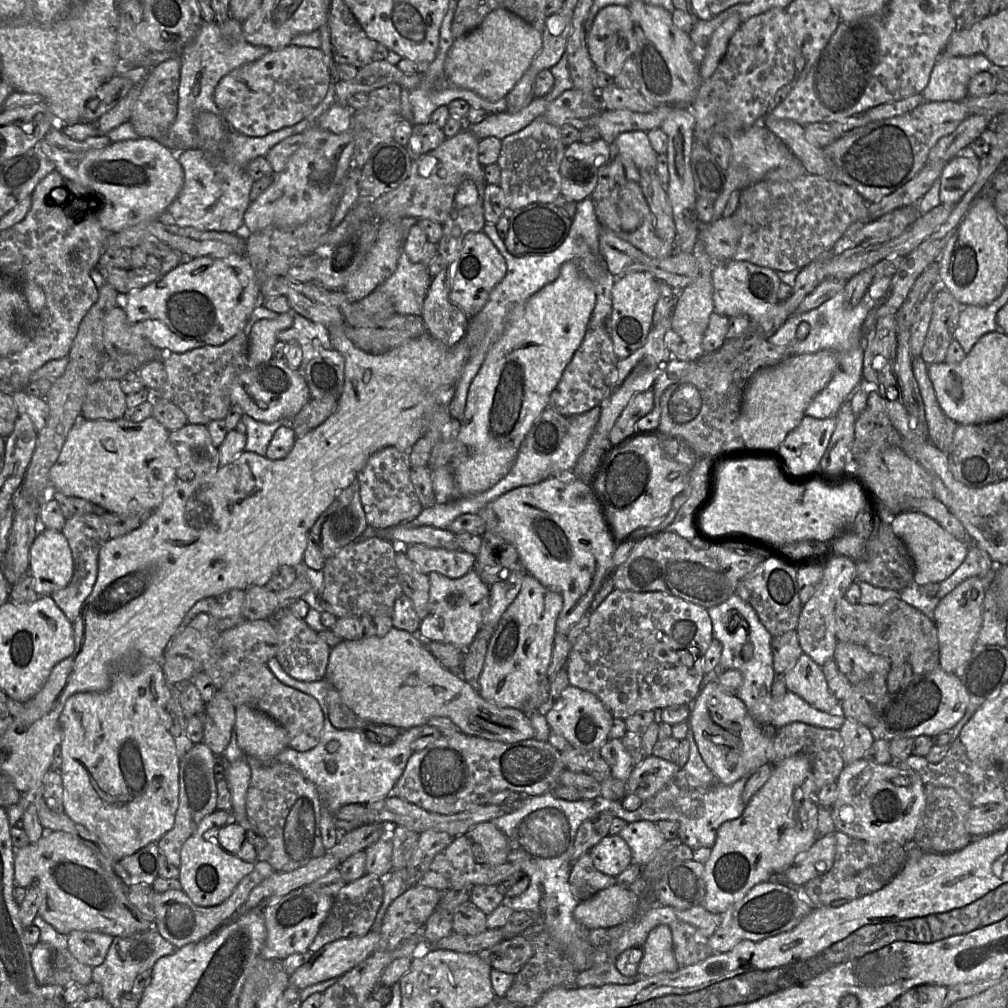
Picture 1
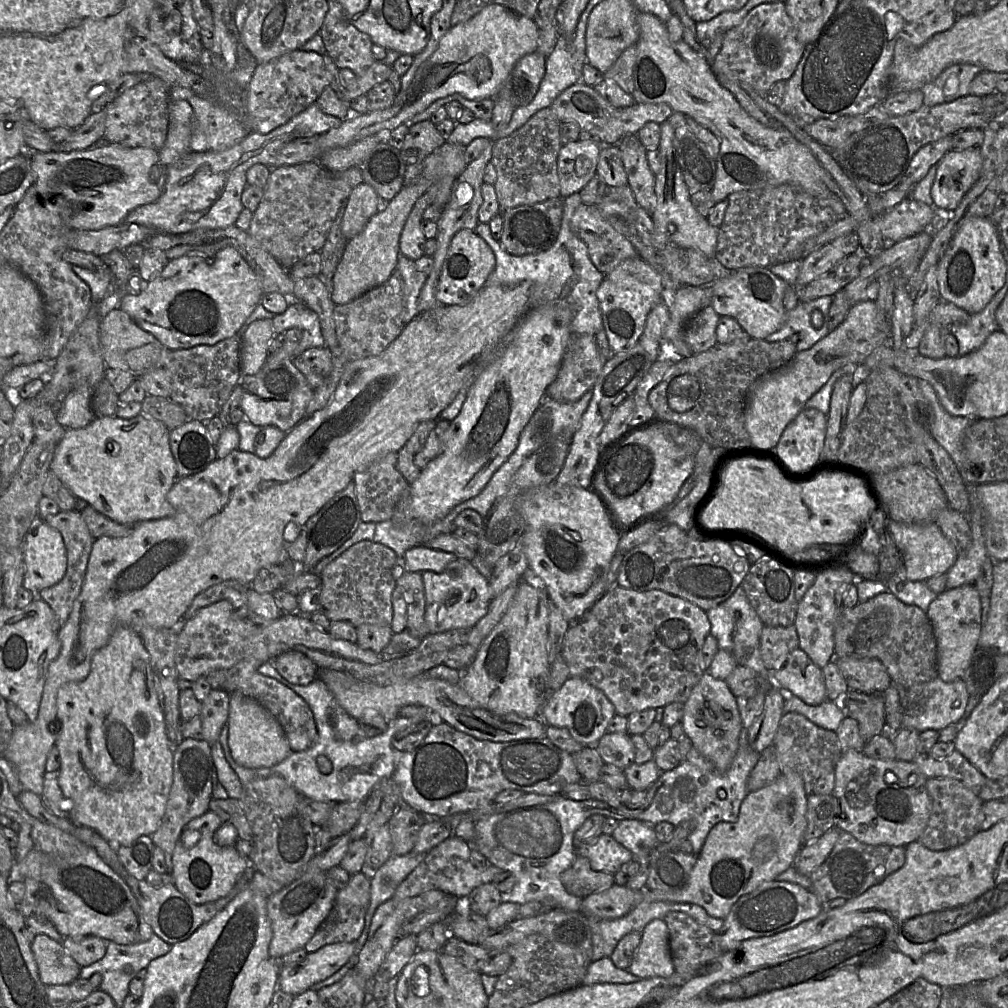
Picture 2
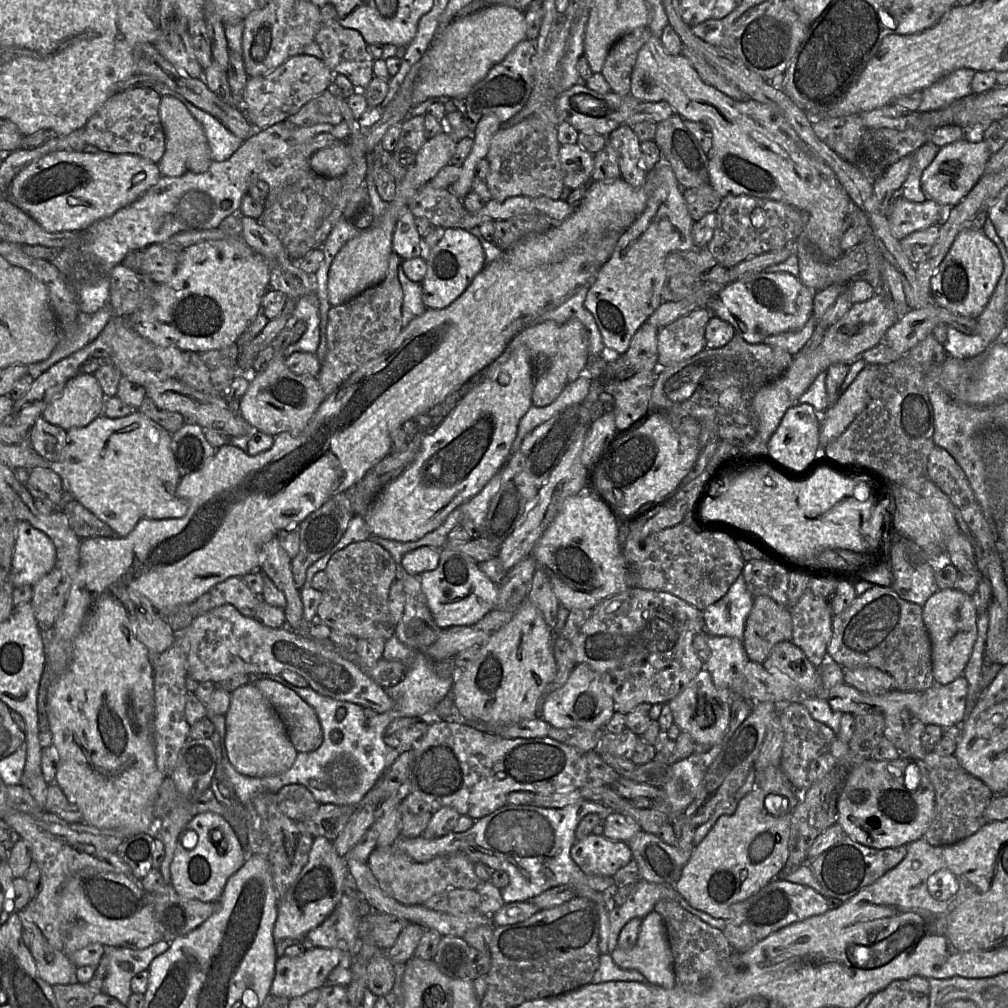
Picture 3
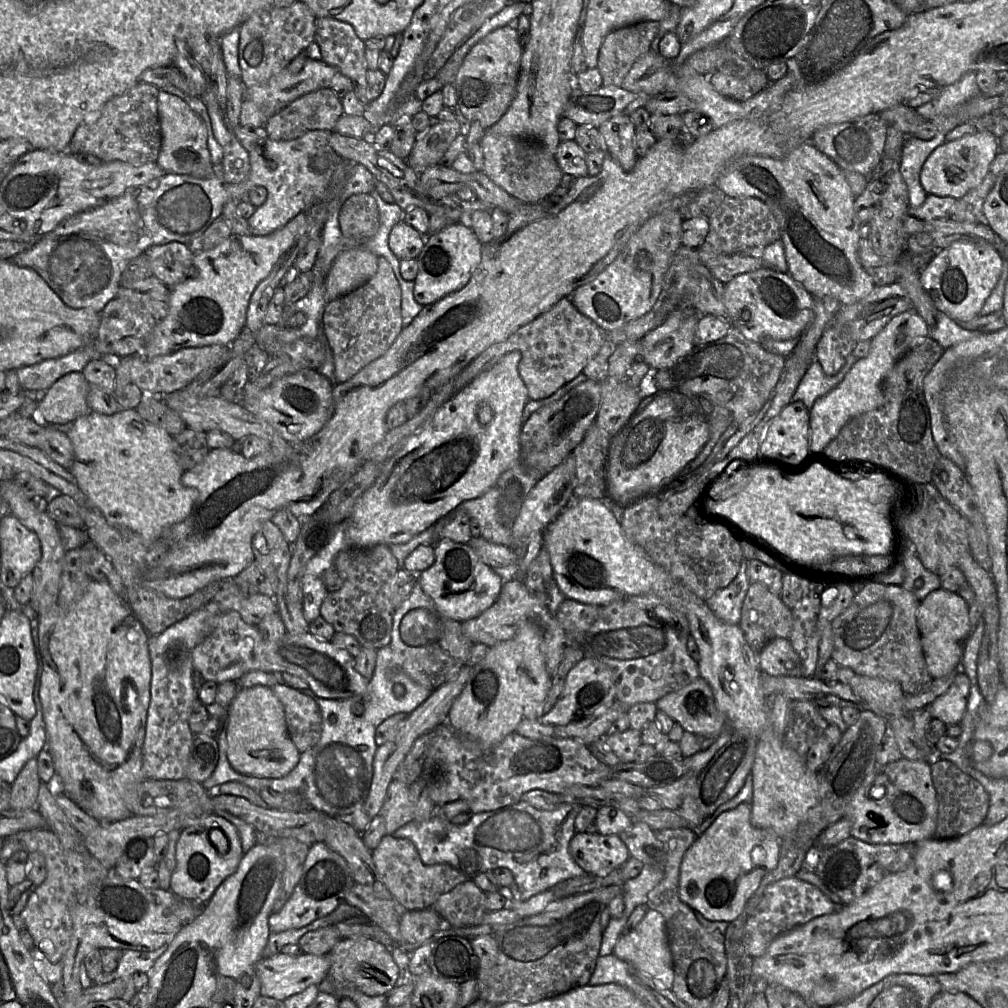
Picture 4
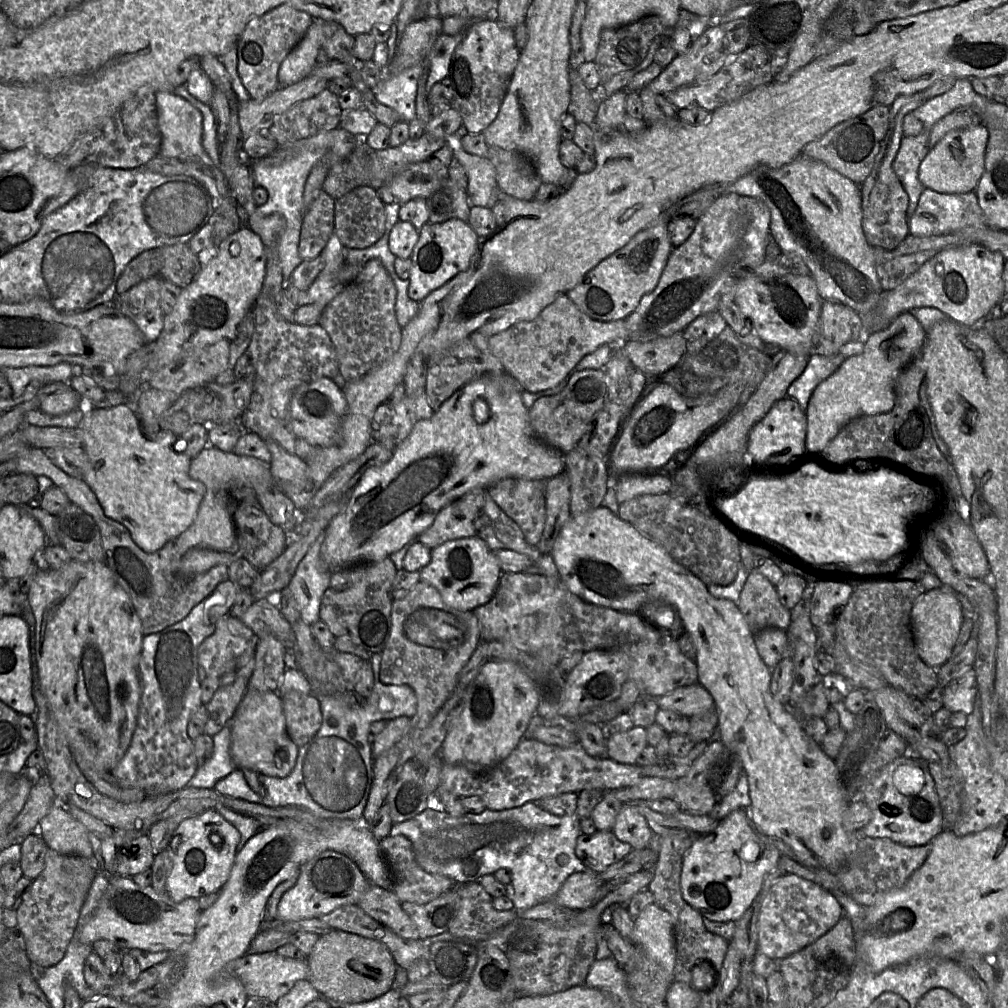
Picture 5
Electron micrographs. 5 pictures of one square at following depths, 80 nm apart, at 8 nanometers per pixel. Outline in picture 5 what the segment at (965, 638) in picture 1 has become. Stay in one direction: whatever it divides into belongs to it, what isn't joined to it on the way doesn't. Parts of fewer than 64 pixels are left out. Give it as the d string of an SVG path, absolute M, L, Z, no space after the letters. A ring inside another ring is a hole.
M944 585L924 592L914 602L911 610L911 627L917 652L927 666L937 669L950 659L963 621L964 610L958 596Z

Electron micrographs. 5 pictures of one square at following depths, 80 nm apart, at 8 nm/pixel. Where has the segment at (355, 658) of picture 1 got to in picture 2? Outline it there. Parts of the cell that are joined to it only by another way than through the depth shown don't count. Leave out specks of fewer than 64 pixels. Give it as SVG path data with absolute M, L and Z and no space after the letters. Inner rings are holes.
M333 669L319 670L318 678L325 682L329 690L334 694L337 703L349 715L357 719L359 724L361 718L372 719L376 716L382 716L386 721L391 721L399 717L398 714L402 707L408 705L420 705L428 707L437 712L445 724L448 724L453 728L477 739L488 740L492 742L509 742L512 740L546 737L546 727L548 725L543 720L540 721L535 718L525 718L515 713L495 714L483 708L478 702L472 699L459 684L449 684L444 680L432 678L426 674L419 674L408 680L393 683L387 686L378 686L372 683L364 682L355 678L349 672Z

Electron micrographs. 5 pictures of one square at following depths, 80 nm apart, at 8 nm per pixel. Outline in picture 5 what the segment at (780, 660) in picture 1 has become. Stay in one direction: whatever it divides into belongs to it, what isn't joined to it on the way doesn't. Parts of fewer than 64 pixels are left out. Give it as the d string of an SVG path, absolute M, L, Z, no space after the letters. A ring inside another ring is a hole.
M756 569L749 574L737 605L753 633L769 627L787 633L791 610L781 603L776 586Z

